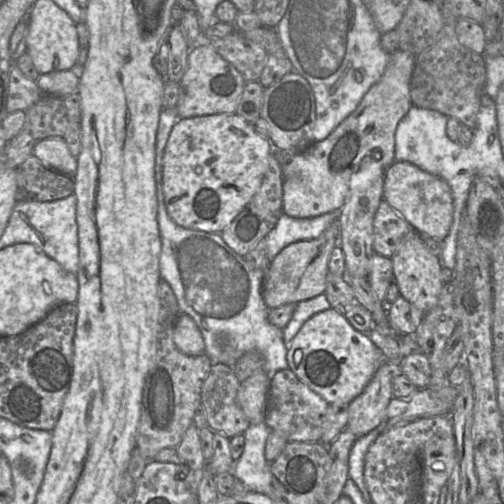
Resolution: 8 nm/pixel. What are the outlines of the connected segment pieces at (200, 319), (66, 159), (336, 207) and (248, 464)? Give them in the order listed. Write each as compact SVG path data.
M162 108L156 129L155 182L158 201L158 229L161 237L159 257L160 279L169 283L177 298L181 313L191 316L205 342L205 353L213 363L234 366L244 354L257 351L264 359L268 374L289 368L288 347L303 324L318 312L331 307L325 293L300 301L284 329L268 320L262 285L264 270L254 268L244 257L233 251L221 233L188 229L176 224L169 216L163 193L163 157L169 135L179 119L176 108Z
M48 137L36 142L33 155L47 168L73 177L77 170L77 158L74 157L64 137Z
M402 50L390 54L388 65L382 77L370 87L356 109L349 114L328 137L314 142L305 150L294 154L283 165L283 213L293 218L312 218L328 212L339 211L344 206L350 179L359 171L362 160L373 151L381 152L380 163L386 169L395 161L395 132L399 121L412 105L410 81L416 55Z
M265 422L250 424L244 433L244 451L241 457L235 461L233 474L237 479L244 482L250 491L274 496L274 490L272 488L272 472L270 469L271 463L269 463L265 458L265 445L271 431L272 430Z

